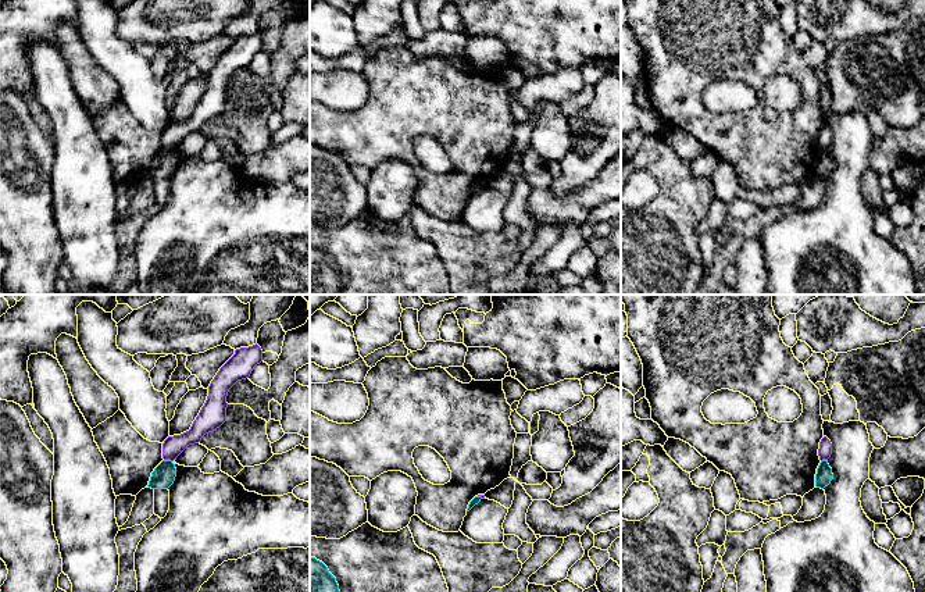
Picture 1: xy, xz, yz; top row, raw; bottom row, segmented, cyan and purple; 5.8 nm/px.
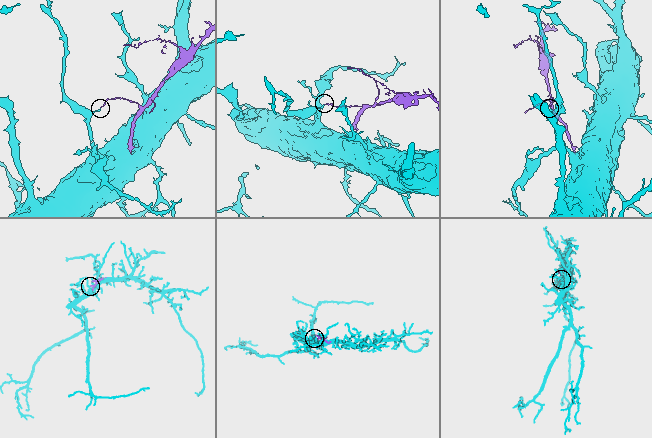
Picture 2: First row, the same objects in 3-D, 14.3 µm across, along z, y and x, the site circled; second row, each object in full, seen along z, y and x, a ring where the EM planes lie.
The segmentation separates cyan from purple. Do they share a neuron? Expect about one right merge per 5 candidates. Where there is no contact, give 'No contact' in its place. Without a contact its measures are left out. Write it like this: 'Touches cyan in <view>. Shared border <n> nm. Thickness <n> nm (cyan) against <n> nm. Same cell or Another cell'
Touches cyan in xy. Shared border 50 nm. Thickness 140 nm (cyan) against 120 nm. Another cell

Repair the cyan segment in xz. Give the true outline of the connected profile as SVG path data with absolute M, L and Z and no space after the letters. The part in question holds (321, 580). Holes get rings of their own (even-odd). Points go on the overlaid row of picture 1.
M310 556L310 592L340 592L328 567Z

